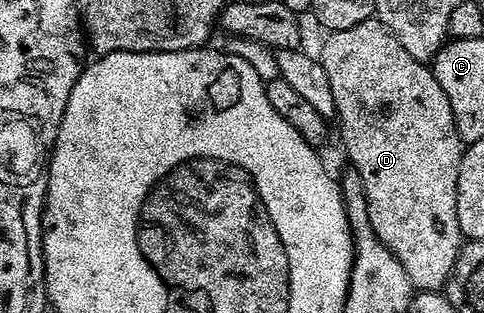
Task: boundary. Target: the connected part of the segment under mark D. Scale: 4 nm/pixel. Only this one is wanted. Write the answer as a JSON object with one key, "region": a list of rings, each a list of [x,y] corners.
{"region":[[[373,16],[354,28],[342,28],[327,35],[318,58],[324,64],[334,94],[340,138],[351,169],[362,176],[370,228],[406,268],[406,276],[417,291],[443,291],[460,254],[462,235],[458,224],[456,189],[462,143],[454,124],[454,112],[446,92],[425,63],[414,60],[402,44]]]}

